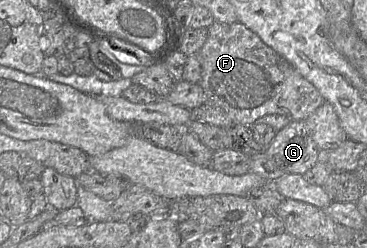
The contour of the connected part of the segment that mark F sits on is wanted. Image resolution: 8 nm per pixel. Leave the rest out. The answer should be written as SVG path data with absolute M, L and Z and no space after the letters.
M214 21L207 29L207 39L198 52L202 67L200 85L206 95L206 102L224 110L235 124L253 126L257 119L272 114L285 116L290 121L305 121L325 103L313 84L244 24Z

